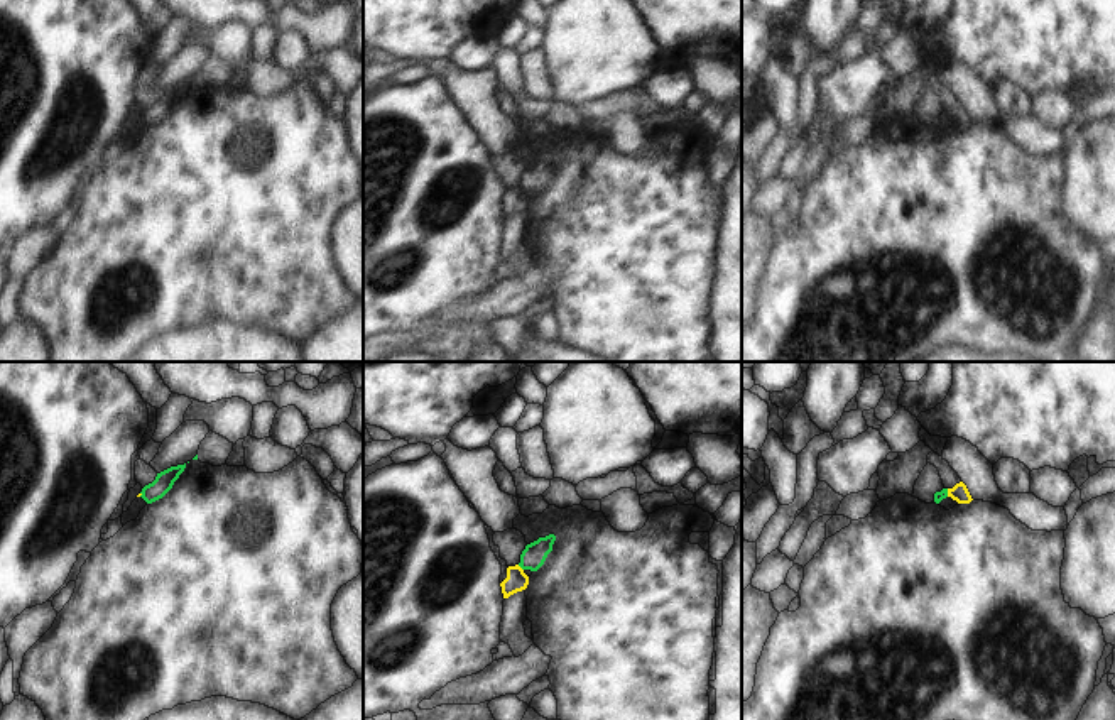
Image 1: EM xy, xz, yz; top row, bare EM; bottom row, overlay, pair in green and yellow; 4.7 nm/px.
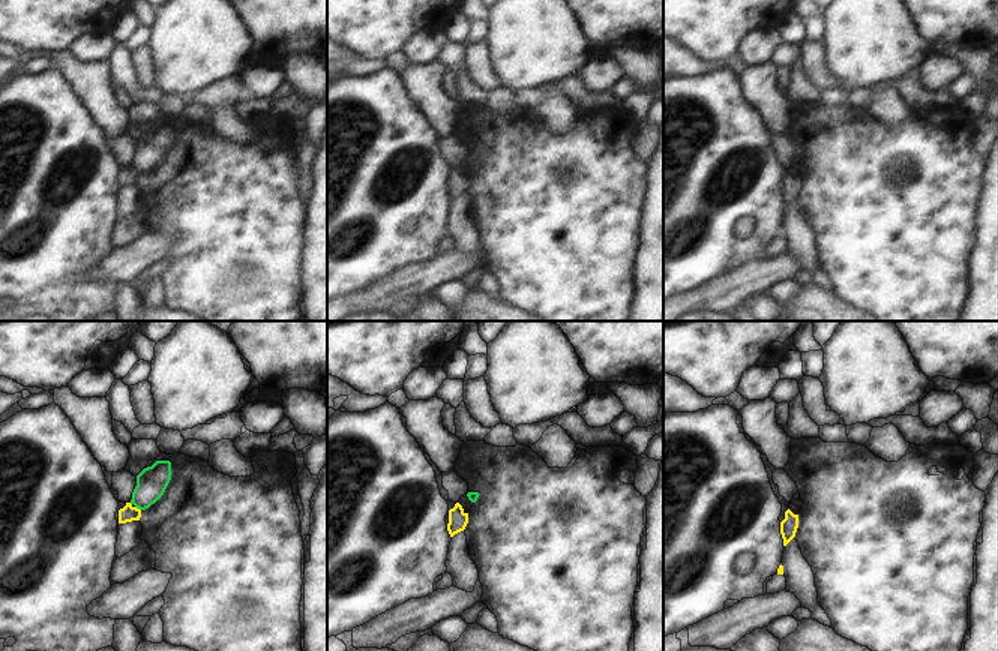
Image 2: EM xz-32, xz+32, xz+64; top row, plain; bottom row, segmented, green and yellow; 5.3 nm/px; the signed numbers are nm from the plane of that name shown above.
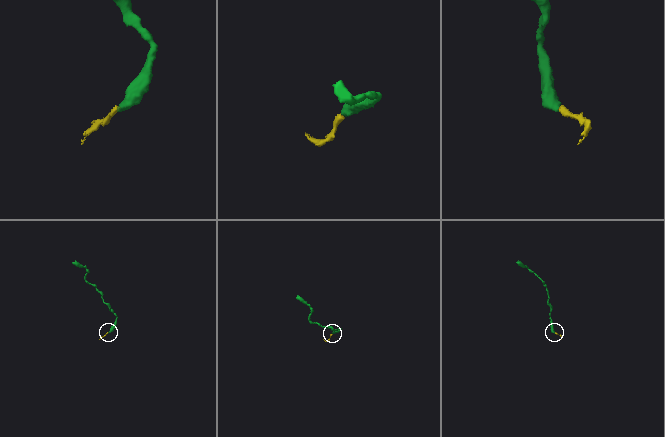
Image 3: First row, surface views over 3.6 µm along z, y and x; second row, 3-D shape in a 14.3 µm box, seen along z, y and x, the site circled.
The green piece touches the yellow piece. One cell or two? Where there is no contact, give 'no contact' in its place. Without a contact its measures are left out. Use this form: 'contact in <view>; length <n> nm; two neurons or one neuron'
contact in xz; length 40 nm; two neurons

